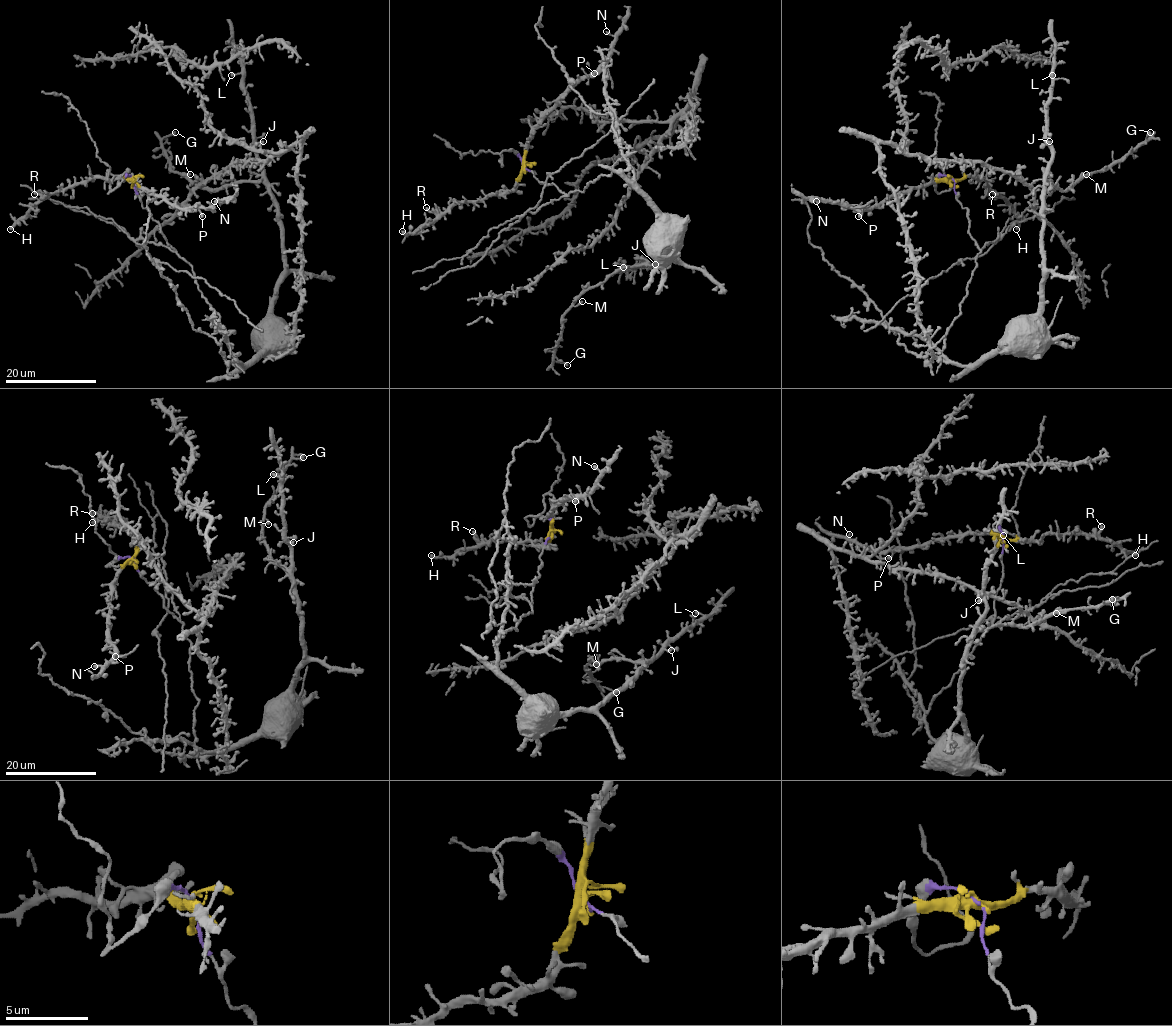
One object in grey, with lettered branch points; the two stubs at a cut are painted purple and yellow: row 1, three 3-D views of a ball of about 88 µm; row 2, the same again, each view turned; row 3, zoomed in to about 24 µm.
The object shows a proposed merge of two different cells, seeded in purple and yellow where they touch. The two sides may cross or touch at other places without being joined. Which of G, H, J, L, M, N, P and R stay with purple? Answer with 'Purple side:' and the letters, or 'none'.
Purple side: G, J, L, M

